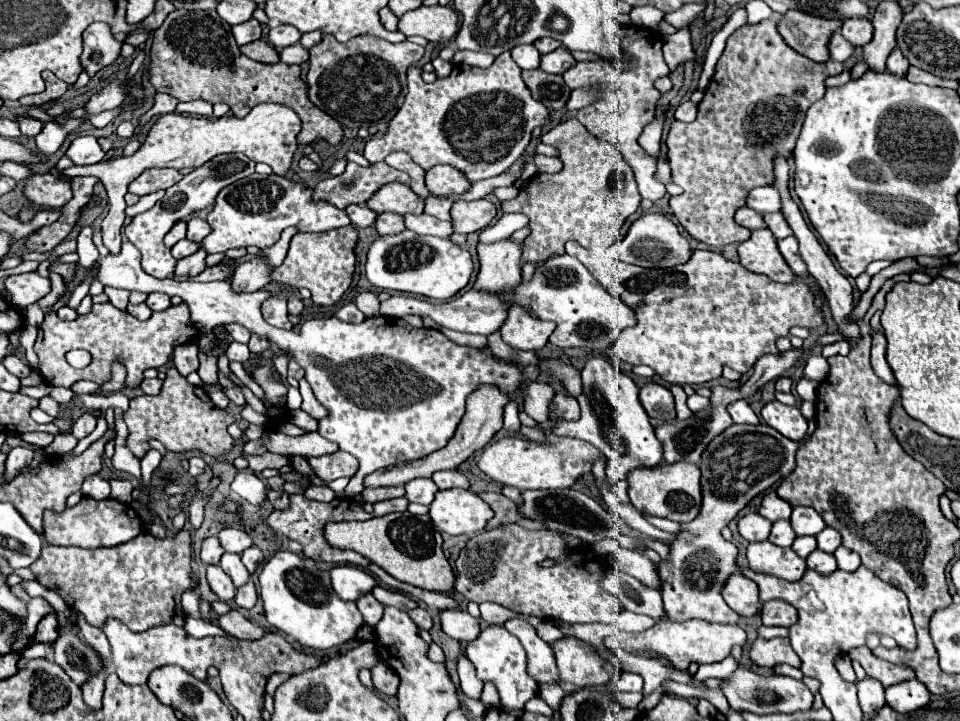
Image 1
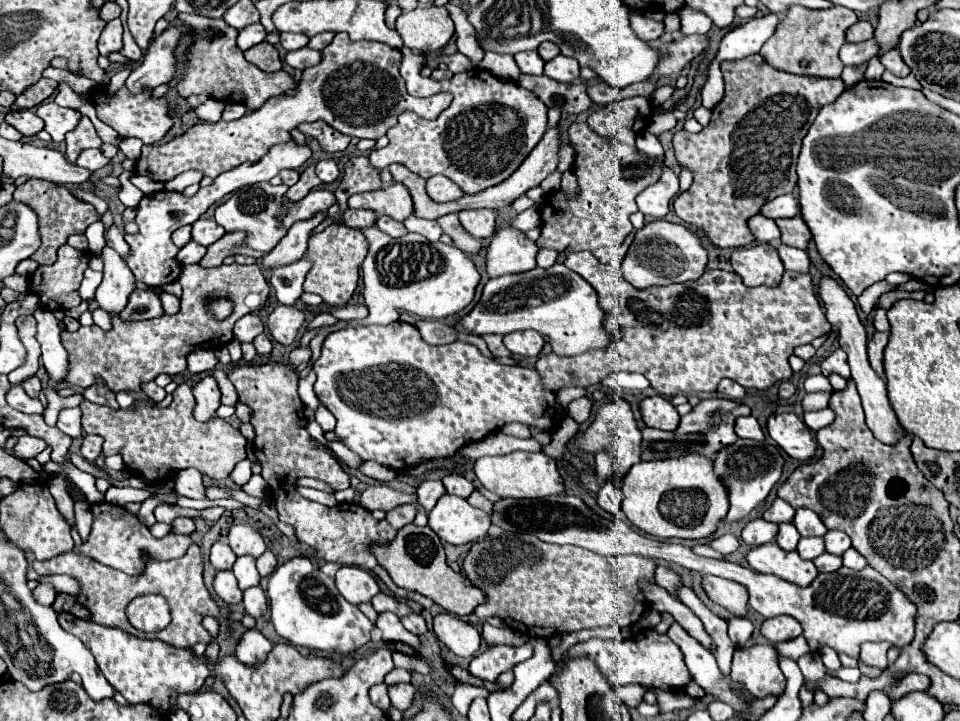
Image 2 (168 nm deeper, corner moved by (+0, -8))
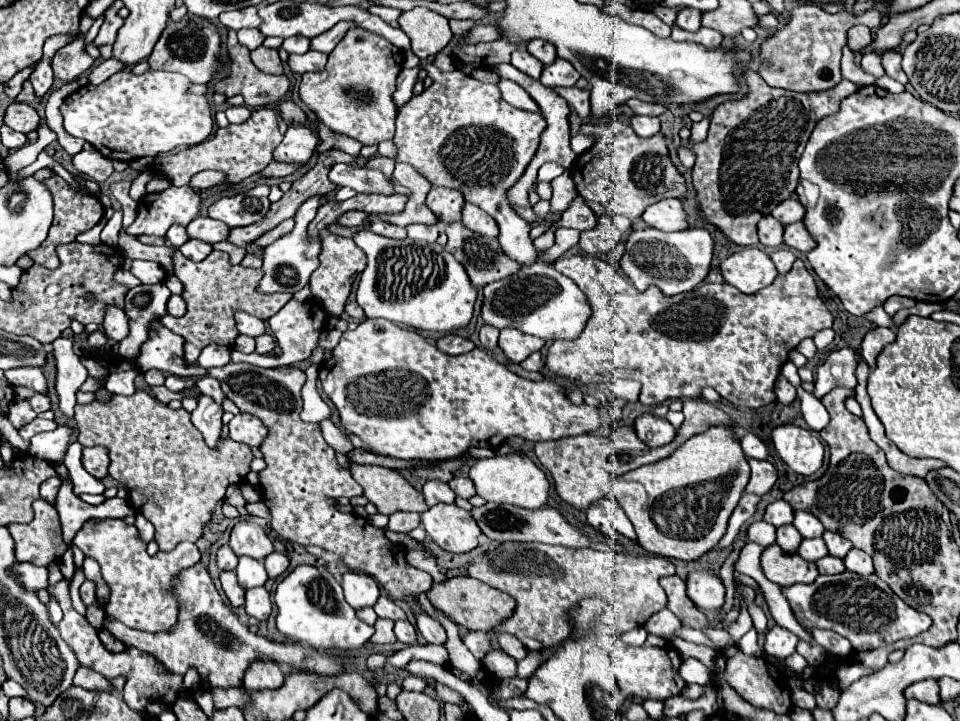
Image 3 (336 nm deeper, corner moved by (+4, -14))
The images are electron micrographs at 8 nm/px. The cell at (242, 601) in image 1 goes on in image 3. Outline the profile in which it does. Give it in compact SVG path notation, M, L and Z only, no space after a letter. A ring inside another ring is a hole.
M256 587L256 589L248 589L246 591L246 613L250 617L256 617L258 621L266 621L266 617L270 615L272 611L272 601L270 601L270 595L264 587Z

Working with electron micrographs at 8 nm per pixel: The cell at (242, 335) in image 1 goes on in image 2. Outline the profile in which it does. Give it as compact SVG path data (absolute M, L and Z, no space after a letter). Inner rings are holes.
M254 313L238 319L236 325L234 325L234 337L236 337L240 343L246 343L246 341L250 343L250 341L254 341L254 337L260 335L262 331L264 331L264 323L262 323L262 319L260 319L258 315L254 315Z

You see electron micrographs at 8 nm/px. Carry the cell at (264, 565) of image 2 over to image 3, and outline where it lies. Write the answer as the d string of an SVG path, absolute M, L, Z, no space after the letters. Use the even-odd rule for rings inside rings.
M270 553L266 559L264 559L264 567L266 567L266 573L270 579L276 579L278 575L282 575L288 567L288 557L284 553Z

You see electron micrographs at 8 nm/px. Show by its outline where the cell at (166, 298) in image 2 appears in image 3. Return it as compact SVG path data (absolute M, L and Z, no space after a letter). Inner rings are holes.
M172 295L170 299L168 299L168 315L172 315L172 317L182 317L186 313L186 303L184 303L184 299L180 297L180 295Z

